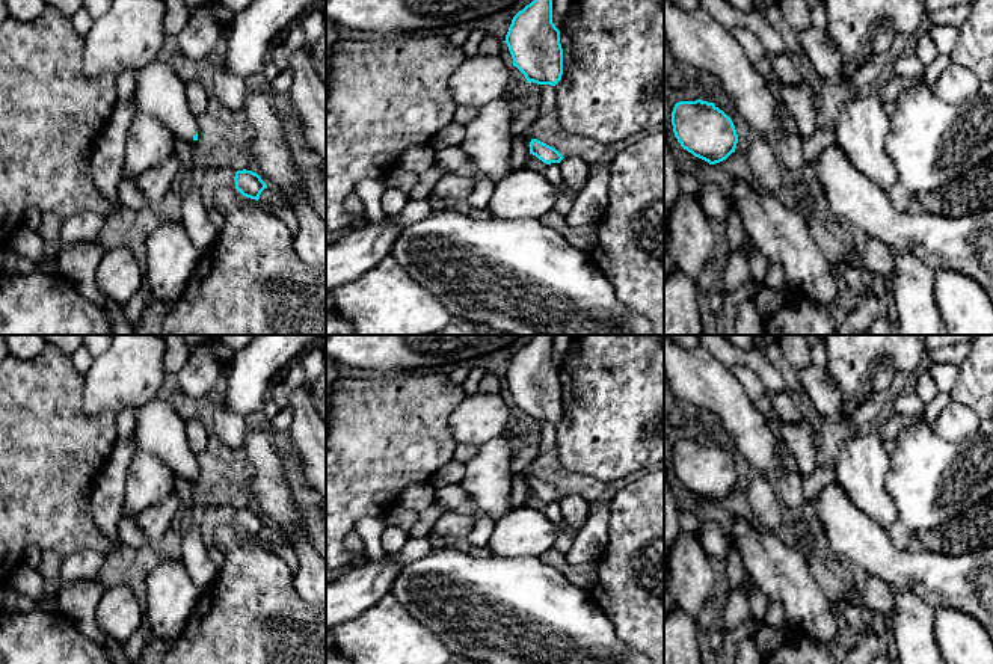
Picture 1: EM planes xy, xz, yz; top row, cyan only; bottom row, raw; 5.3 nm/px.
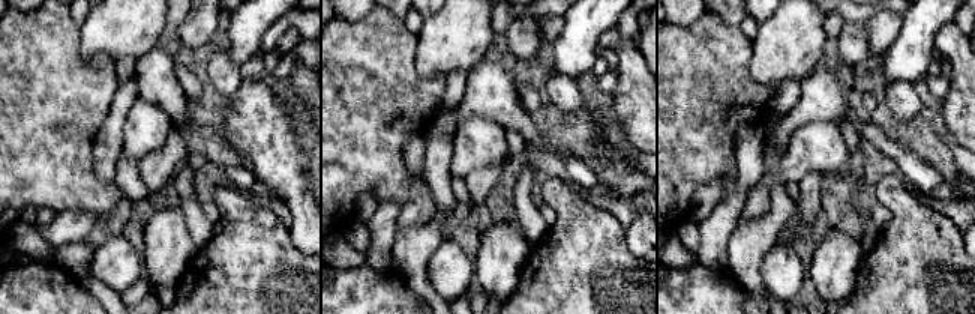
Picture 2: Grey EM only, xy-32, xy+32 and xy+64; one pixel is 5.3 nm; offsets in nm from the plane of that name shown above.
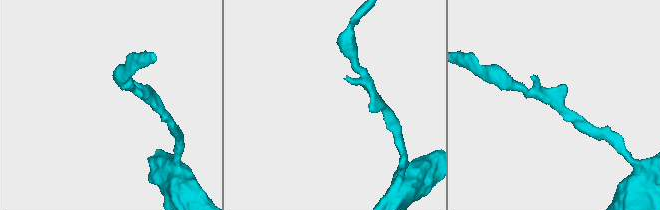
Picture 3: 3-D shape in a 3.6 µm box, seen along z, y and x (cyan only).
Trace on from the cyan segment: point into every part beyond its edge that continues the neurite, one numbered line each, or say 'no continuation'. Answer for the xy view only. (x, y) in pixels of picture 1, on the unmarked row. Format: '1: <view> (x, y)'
1: xy (160, 430)

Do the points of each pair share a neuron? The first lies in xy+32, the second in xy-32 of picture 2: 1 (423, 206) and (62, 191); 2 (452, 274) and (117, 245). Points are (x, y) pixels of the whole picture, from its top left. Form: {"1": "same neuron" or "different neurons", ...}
{"1": "different neurons", "2": "same neuron"}

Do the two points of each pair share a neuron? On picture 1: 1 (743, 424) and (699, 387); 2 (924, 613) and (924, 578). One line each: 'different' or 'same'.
1: same
2: different

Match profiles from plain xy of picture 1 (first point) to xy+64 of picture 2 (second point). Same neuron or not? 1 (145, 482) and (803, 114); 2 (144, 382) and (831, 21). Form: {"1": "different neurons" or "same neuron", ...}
{"1": "different neurons", "2": "different neurons"}

